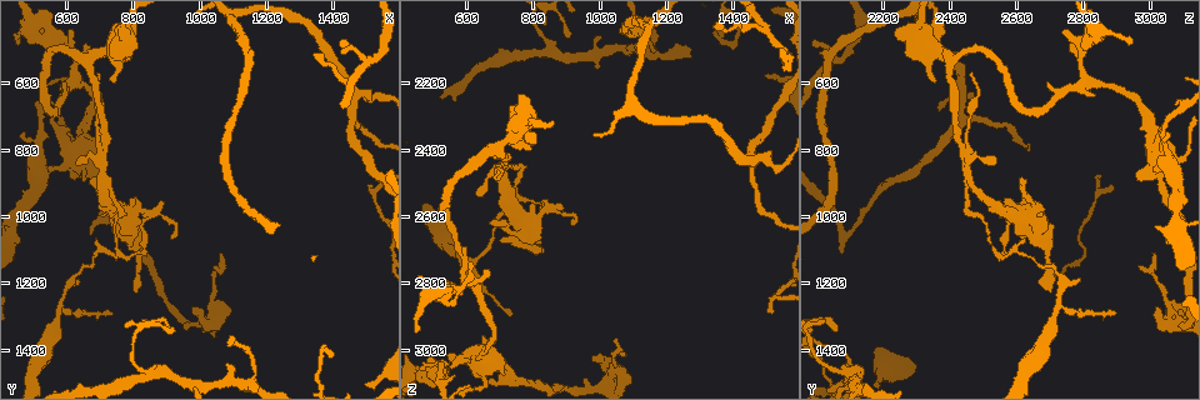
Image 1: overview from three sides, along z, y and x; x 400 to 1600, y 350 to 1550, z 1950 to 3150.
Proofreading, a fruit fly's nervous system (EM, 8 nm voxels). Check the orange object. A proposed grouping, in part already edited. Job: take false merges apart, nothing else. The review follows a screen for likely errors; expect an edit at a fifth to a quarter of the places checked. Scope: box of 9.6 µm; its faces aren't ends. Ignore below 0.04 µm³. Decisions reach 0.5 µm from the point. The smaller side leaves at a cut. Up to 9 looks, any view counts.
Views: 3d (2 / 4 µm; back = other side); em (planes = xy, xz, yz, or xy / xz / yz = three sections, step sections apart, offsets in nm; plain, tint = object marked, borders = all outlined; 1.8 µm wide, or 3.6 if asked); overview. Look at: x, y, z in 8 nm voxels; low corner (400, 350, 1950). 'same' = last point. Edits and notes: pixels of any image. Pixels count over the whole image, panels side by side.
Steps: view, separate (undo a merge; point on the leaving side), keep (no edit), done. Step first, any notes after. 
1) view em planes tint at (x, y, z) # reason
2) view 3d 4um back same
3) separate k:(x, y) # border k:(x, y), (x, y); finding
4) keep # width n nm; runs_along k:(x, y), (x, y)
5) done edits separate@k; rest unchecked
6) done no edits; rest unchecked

view 3d 4um at (780, 450, 2300) # thick turns thin

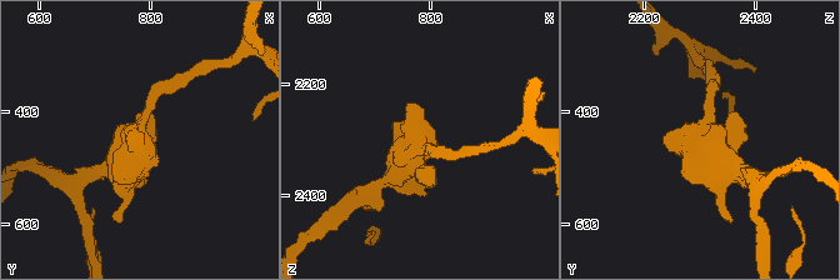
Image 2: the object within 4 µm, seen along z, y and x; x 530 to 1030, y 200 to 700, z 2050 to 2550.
view em 3.6um planes plain at (765, 460, 2305)

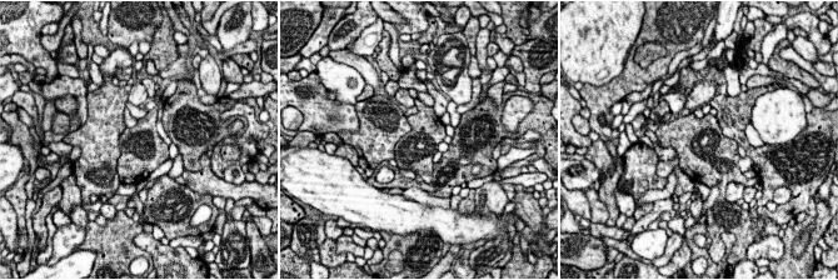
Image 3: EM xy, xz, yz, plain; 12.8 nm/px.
view em 3.6um planes tint same

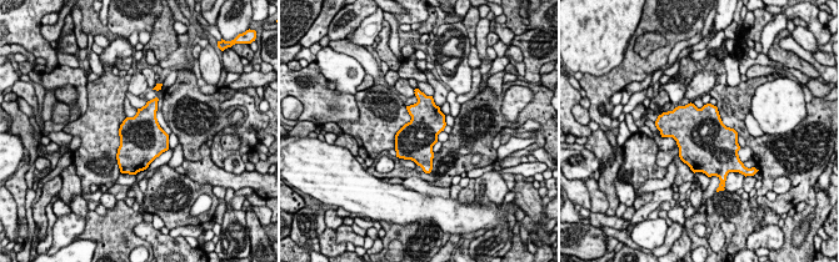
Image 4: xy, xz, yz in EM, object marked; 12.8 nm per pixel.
keep # continuous, no second neuron

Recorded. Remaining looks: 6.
view em 3.6um planes tint at (650, 790, 3020) # sharp bend

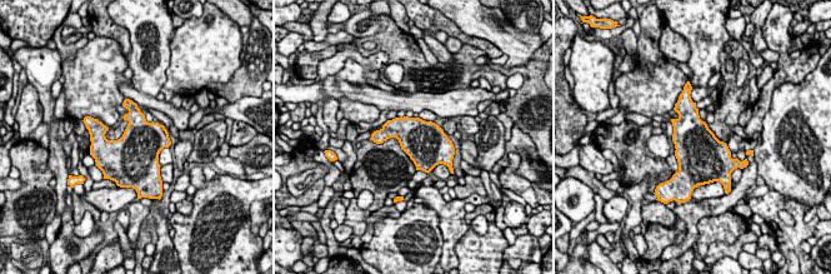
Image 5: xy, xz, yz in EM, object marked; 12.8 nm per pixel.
keep # continuous, no second neuron

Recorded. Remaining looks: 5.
view 3d 2um at (1060, 1290, 3070) # calibre changes

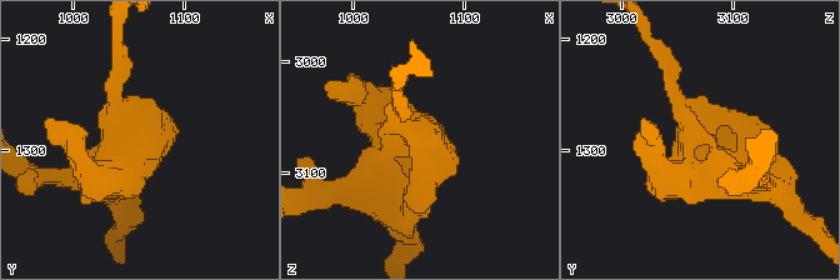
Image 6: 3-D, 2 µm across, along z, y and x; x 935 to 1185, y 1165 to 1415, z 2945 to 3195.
view em 3.6um planes tint at (1062, 1296, 3062) # now the EM

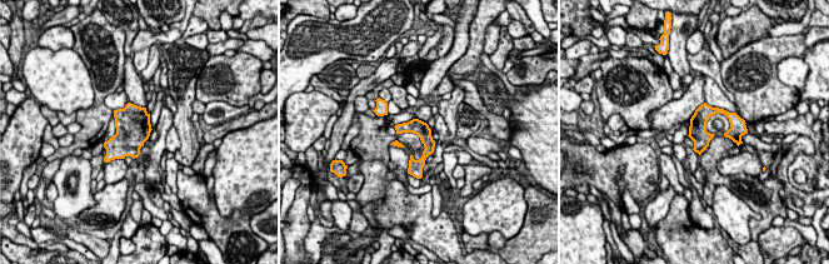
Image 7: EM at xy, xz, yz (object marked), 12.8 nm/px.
keep # width 200 nm; runs_along 7:(415, 121), (427, 139), (418, 167); all the same neuron

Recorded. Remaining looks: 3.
view em planes plain at (850, 1460, 2100) # three arms meet

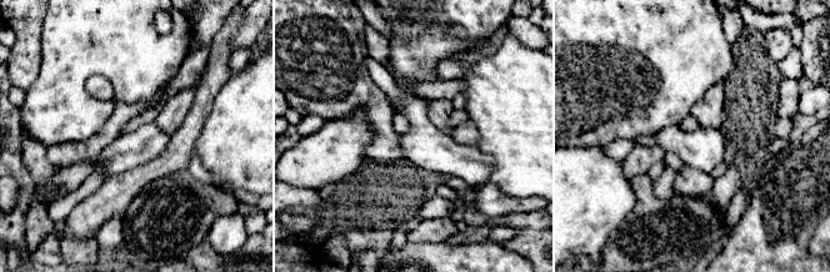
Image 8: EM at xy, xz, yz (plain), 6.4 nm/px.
view em planes tint same # where the object lies

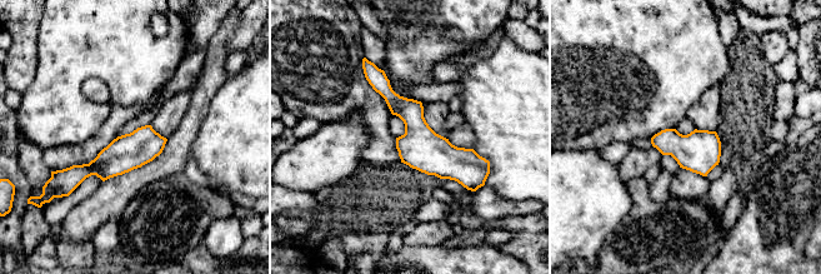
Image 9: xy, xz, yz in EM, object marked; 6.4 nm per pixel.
keep # runs_along 9:(369, 76), (452, 163), (480, 164); all the same neuron

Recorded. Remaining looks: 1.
done no edits; rest unchecked

